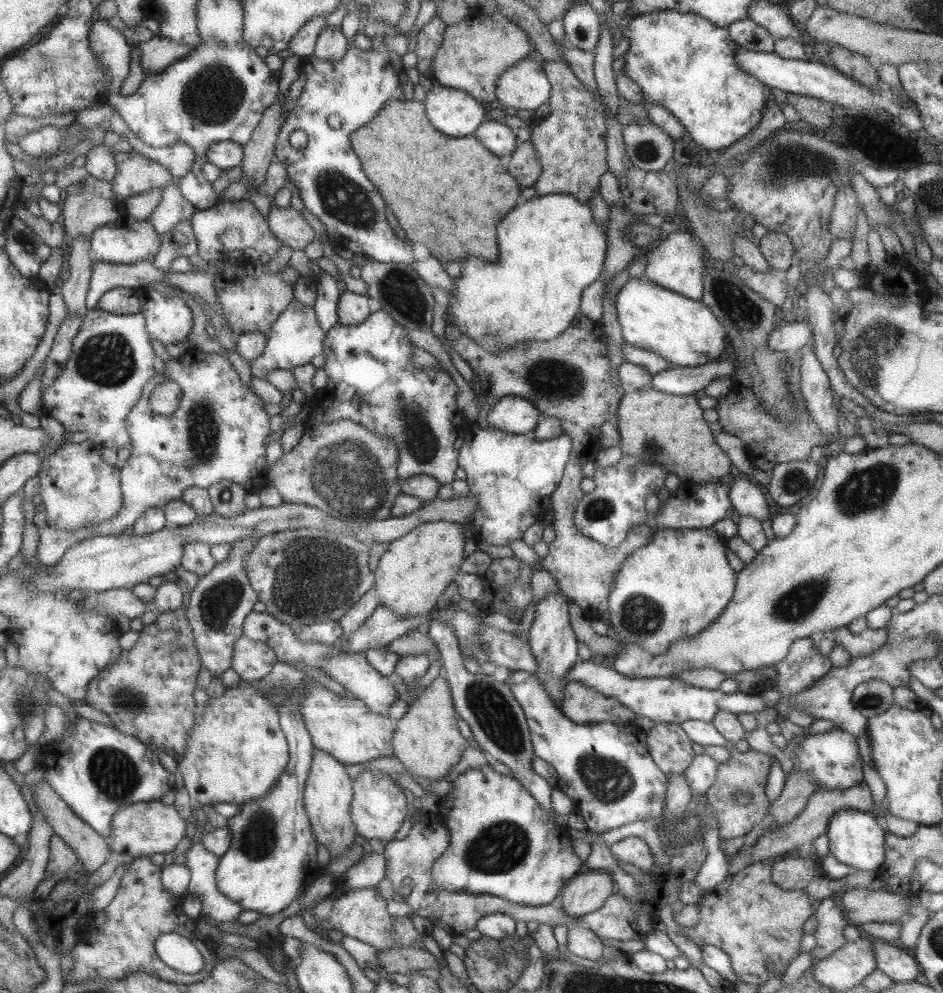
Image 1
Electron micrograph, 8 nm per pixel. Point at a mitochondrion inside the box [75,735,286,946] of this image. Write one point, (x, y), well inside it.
(115, 774)

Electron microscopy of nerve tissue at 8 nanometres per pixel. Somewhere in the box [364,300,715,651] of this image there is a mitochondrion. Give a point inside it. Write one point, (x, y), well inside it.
(552, 380)

